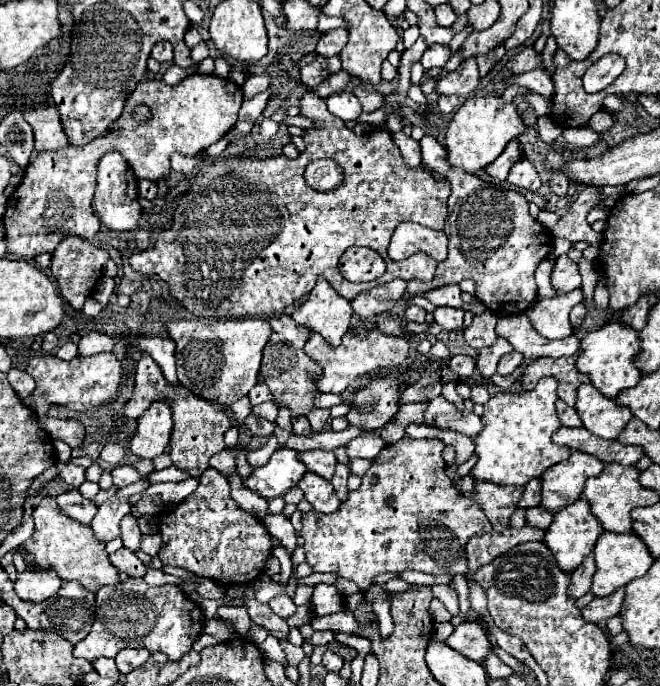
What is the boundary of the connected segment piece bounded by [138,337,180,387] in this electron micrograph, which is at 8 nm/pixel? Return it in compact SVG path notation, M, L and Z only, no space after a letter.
M142 337L138 339L138 347L144 351L152 351L154 353L154 361L162 367L164 377L174 385L178 385L176 379L176 367L174 367L174 343L170 339L160 339L160 337Z

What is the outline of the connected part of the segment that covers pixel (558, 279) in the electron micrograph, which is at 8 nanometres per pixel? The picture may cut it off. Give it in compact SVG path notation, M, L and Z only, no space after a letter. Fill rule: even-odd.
M560 255L554 261L554 269L552 269L552 287L556 291L556 295L566 295L574 289L580 287L580 273L578 273L578 265L572 263L566 255Z

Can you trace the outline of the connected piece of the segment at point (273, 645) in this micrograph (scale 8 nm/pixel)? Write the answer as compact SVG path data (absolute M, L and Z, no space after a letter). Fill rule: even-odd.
M268 635L266 637L266 641L260 645L260 651L262 651L264 657L268 657L272 661L278 661L278 663L282 663L286 667L284 651L282 651L282 647L280 647L280 643L278 643L278 639L274 635Z

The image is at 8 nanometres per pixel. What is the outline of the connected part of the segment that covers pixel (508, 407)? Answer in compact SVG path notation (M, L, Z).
M544 377L532 391L522 391L522 393L496 393L488 403L484 403L484 429L480 435L476 435L476 453L478 461L472 469L472 477L478 481L492 481L498 485L526 485L532 477L540 477L548 467L566 461L570 457L570 447L554 445L552 443L552 433L560 427L558 415L556 415L556 387L558 381L554 377Z

